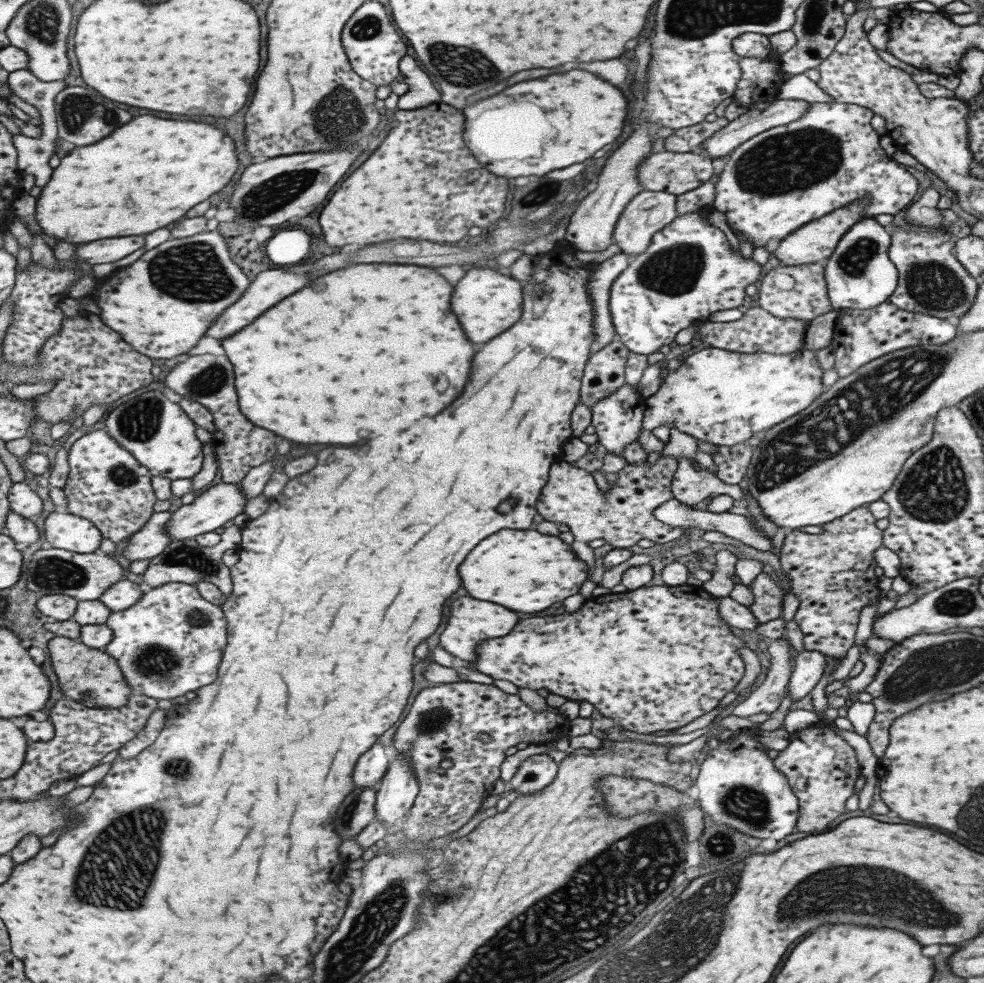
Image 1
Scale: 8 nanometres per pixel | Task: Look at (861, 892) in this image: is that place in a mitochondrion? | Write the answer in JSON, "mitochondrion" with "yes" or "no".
{"mitochondrion":"yes"}

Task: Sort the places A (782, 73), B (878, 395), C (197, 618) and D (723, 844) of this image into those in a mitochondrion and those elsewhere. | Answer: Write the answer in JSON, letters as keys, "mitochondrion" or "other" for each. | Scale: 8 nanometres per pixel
{"A":"other","B":"mitochondrion","C":"mitochondrion","D":"mitochondrion"}

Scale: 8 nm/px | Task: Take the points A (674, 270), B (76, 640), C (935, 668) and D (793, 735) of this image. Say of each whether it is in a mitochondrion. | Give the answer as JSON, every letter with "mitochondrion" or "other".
{"A":"mitochondrion","B":"other","C":"mitochondrion","D":"other"}

